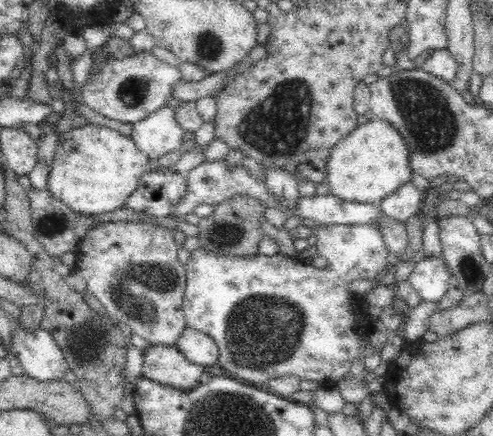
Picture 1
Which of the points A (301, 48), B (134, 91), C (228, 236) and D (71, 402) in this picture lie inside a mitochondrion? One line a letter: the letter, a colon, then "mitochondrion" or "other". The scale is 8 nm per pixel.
A: other
B: mitochondrion
C: mitochondrion
D: other

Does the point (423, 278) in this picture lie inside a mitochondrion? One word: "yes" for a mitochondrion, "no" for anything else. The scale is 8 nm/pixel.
no

